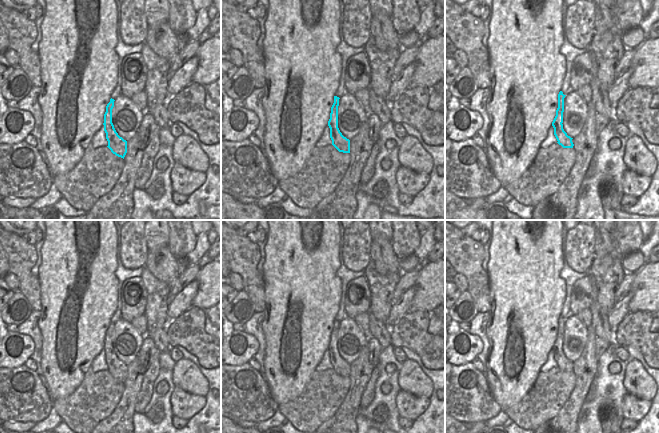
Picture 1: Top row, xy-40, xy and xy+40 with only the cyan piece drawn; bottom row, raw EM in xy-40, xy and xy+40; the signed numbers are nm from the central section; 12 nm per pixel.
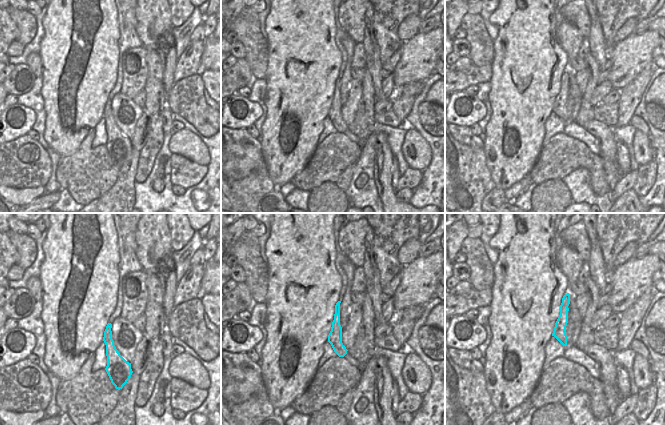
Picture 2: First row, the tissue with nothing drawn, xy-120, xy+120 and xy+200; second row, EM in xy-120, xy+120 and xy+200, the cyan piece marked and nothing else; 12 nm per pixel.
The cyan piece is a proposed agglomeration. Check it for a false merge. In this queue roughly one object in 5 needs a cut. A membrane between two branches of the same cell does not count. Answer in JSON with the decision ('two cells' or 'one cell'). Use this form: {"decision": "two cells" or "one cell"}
{"decision": "one cell"}

